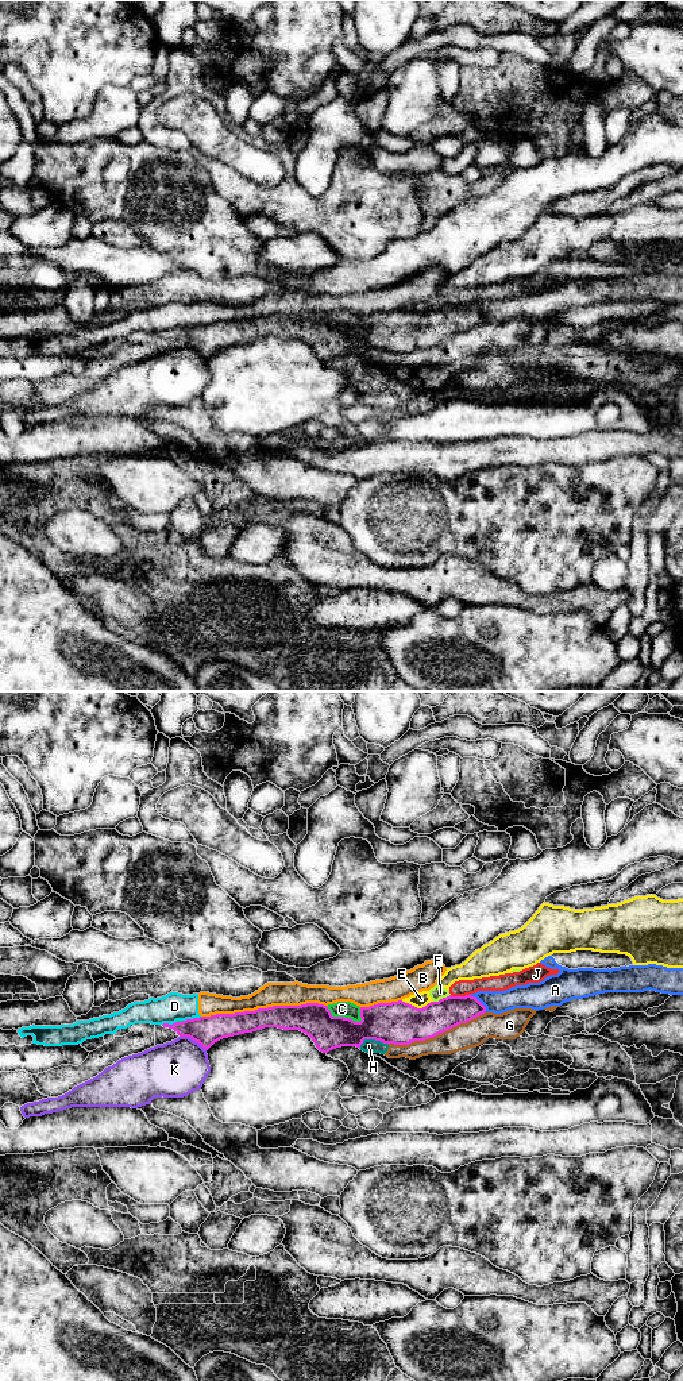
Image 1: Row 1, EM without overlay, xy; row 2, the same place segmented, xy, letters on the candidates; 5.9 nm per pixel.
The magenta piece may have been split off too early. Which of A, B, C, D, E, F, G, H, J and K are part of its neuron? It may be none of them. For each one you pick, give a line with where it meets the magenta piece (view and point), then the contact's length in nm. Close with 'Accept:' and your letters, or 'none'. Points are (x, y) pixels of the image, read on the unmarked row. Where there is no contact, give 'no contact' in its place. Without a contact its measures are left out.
Accept: none

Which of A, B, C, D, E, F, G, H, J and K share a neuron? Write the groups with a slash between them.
A / B D / C / E / F J / G H K

